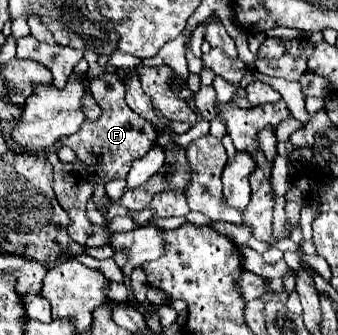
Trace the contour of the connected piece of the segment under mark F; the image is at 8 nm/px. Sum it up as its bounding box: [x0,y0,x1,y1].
[53,72,157,246]

